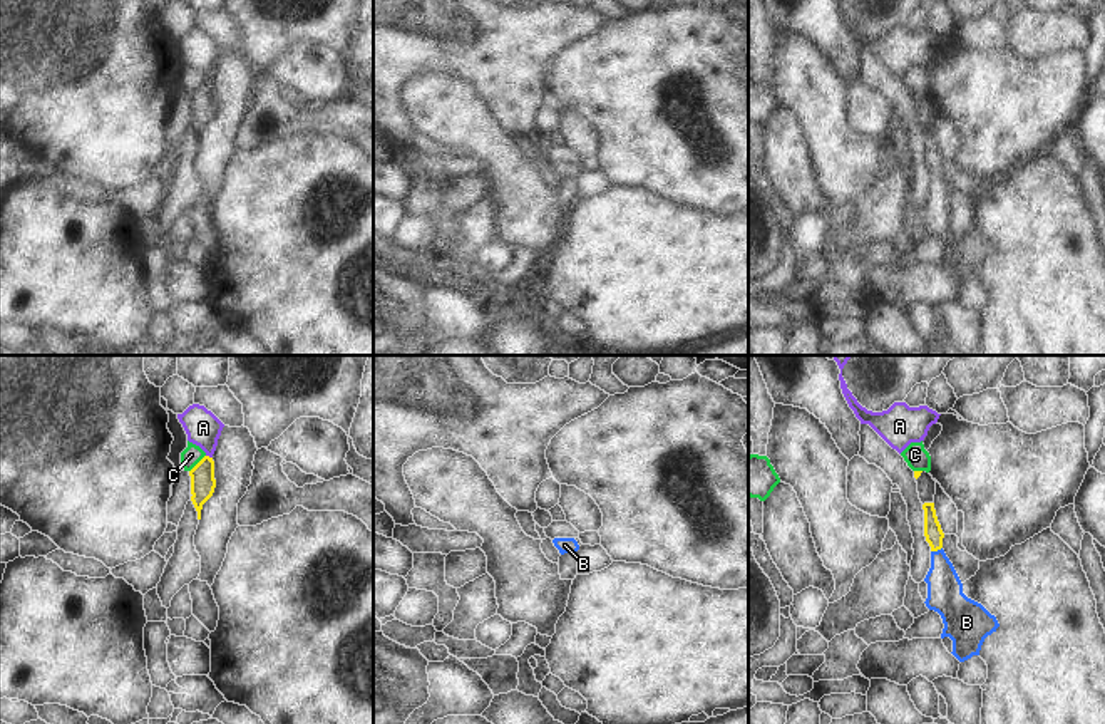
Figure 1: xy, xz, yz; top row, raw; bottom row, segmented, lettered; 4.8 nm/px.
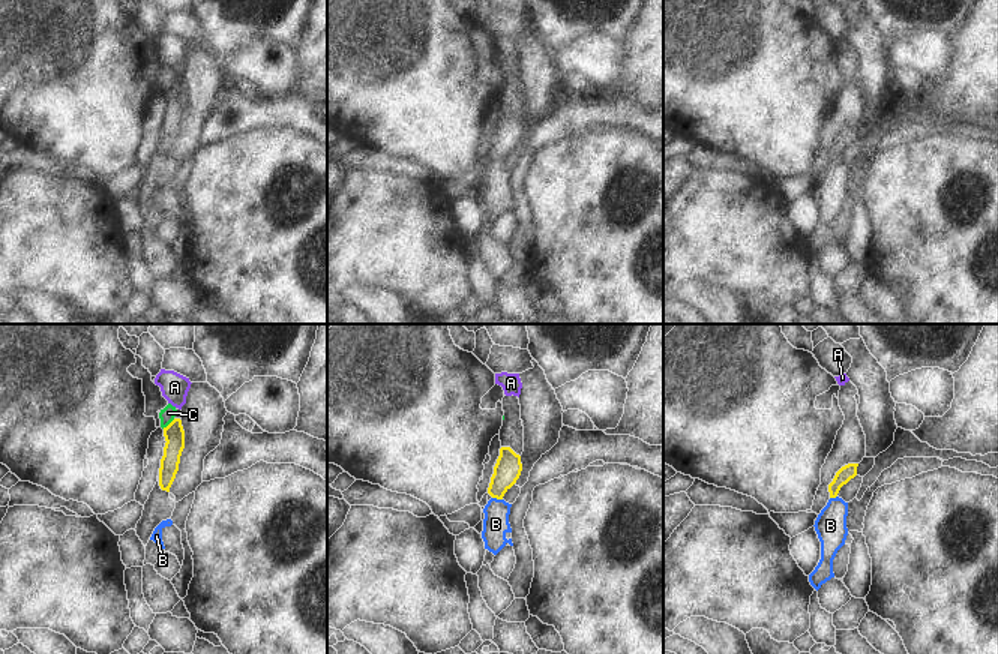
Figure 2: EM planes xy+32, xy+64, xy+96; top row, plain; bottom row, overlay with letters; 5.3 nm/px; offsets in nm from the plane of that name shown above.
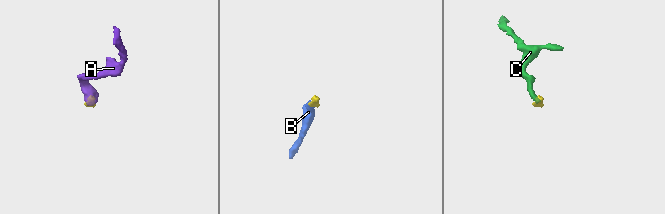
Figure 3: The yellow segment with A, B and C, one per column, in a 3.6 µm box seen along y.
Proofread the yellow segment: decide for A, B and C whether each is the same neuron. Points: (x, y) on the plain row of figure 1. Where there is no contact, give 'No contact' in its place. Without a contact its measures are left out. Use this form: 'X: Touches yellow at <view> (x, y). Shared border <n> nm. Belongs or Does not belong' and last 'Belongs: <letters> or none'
A: Touches yellow at xy (208, 81). Shared border 40 nm. Belongs
B: Touches yellow at yz (936, 175). Shared border 60 nm. Belongs
C: Touches yellow at xy (198, 87). Shared border 120 nm. Does not belong
Belongs: A, B.

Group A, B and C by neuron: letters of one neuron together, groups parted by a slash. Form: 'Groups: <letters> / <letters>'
Groups: A B / C.

